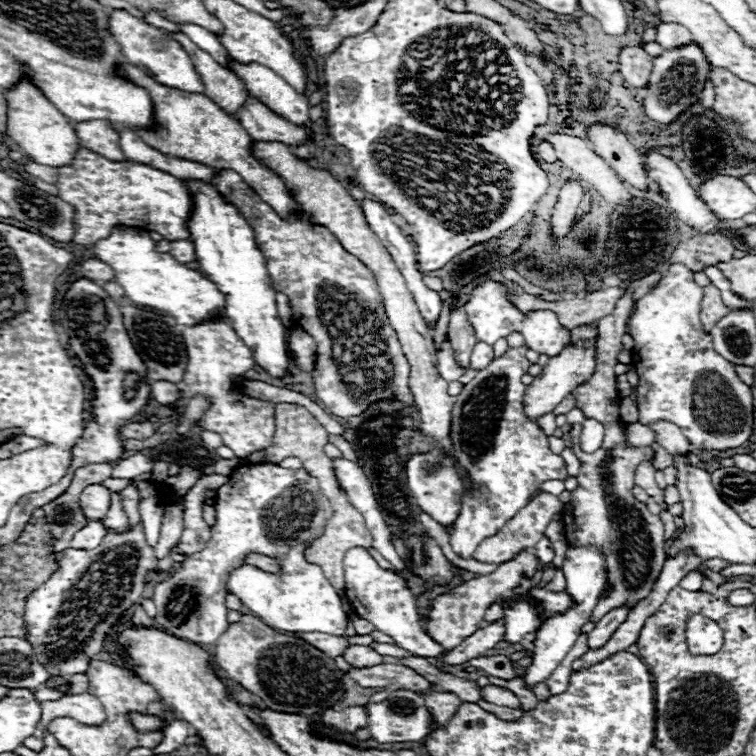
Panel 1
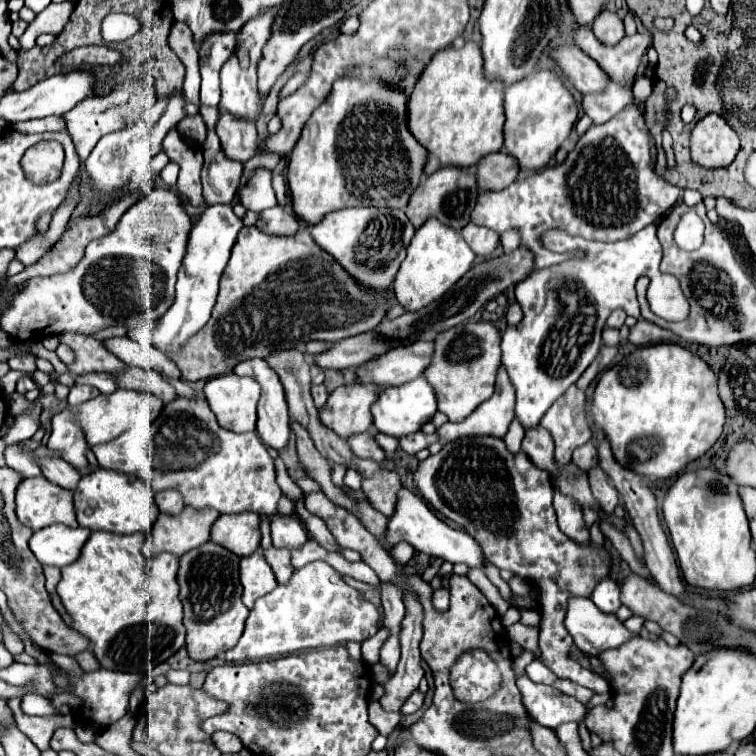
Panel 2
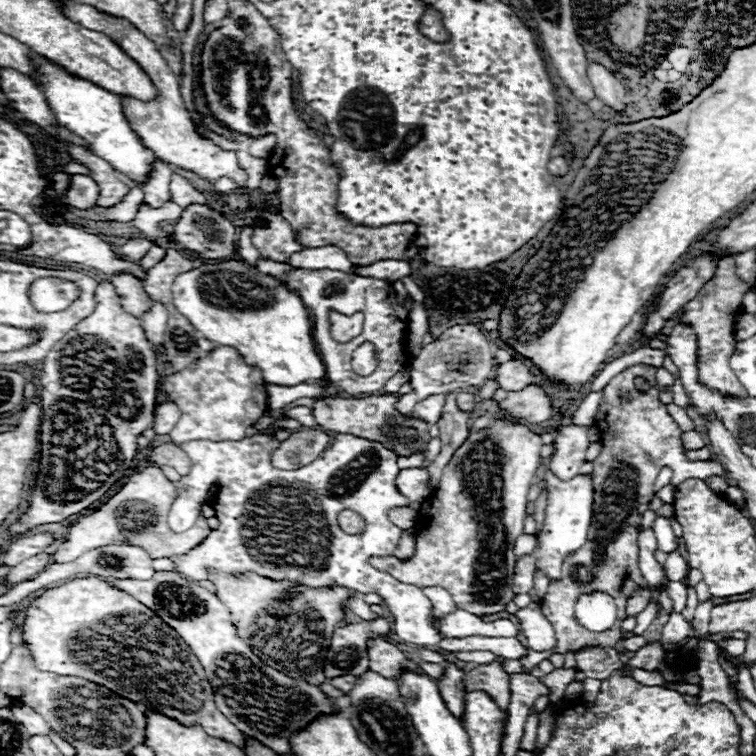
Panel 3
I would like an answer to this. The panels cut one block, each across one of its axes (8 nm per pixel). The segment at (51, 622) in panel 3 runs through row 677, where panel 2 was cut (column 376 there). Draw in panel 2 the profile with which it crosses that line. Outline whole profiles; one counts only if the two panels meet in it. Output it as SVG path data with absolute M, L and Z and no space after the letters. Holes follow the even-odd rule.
M352 68L334 82L330 96L312 112L302 128L300 140L290 152L288 186L292 204L296 216L308 224L316 224L328 212L346 206L406 208L424 174L428 150L414 140L408 128L408 96L384 80L362 80L356 72L358 68Z

